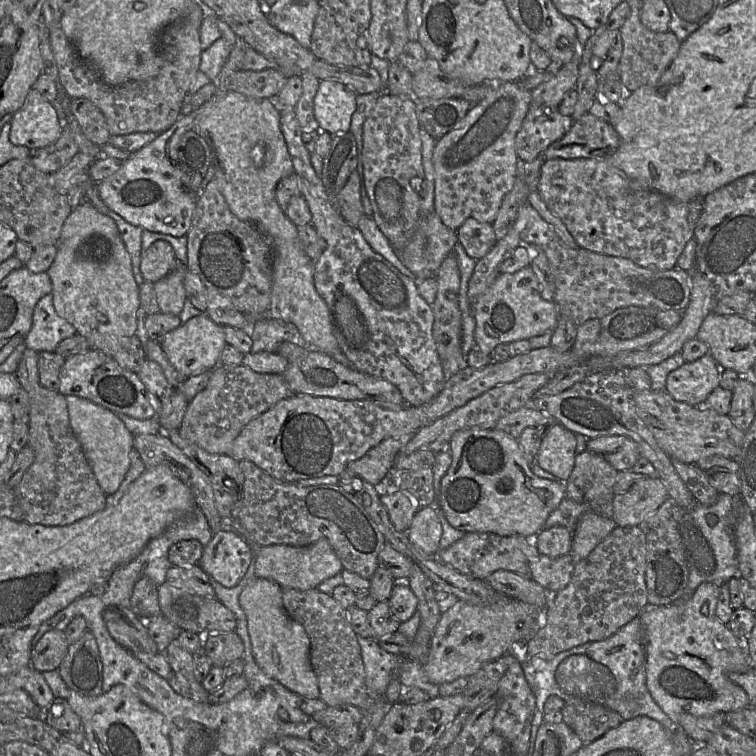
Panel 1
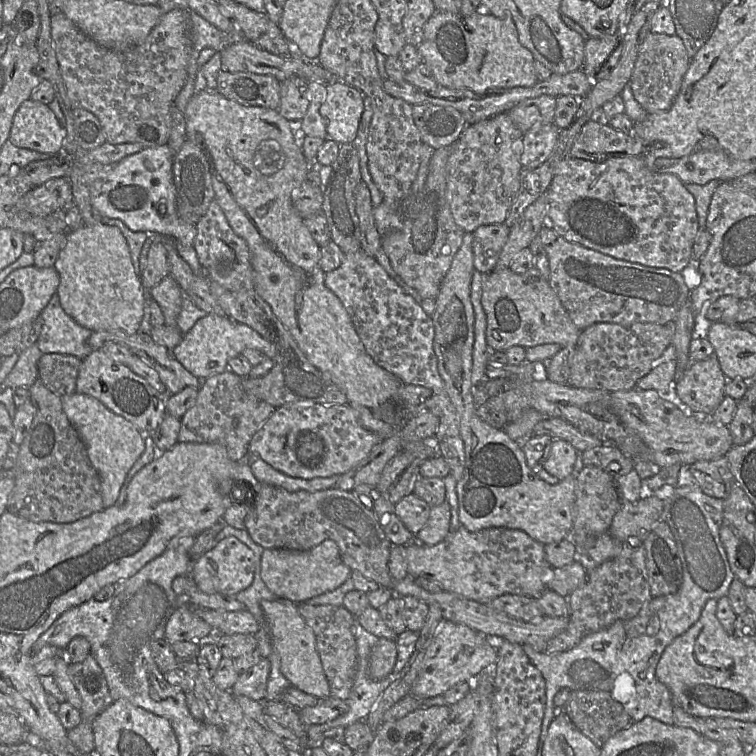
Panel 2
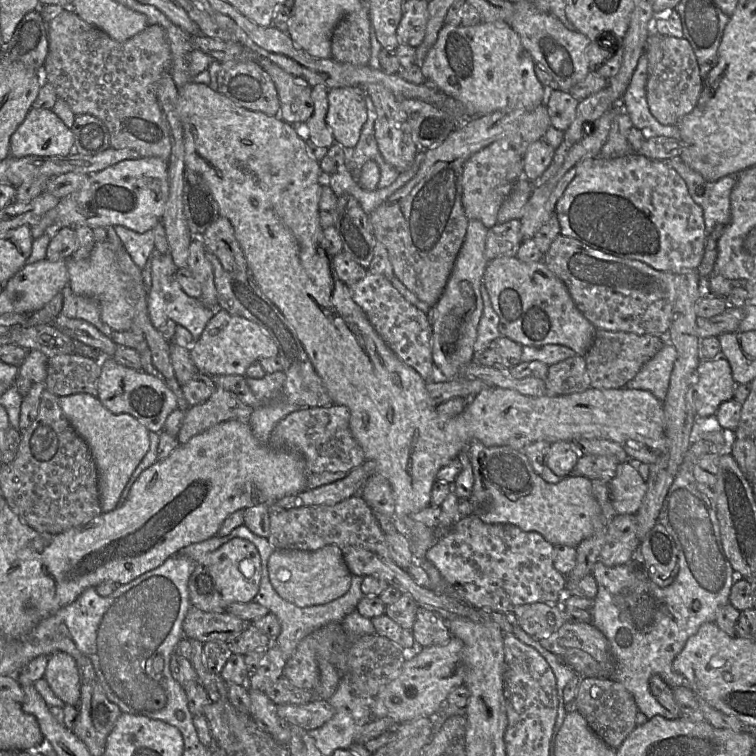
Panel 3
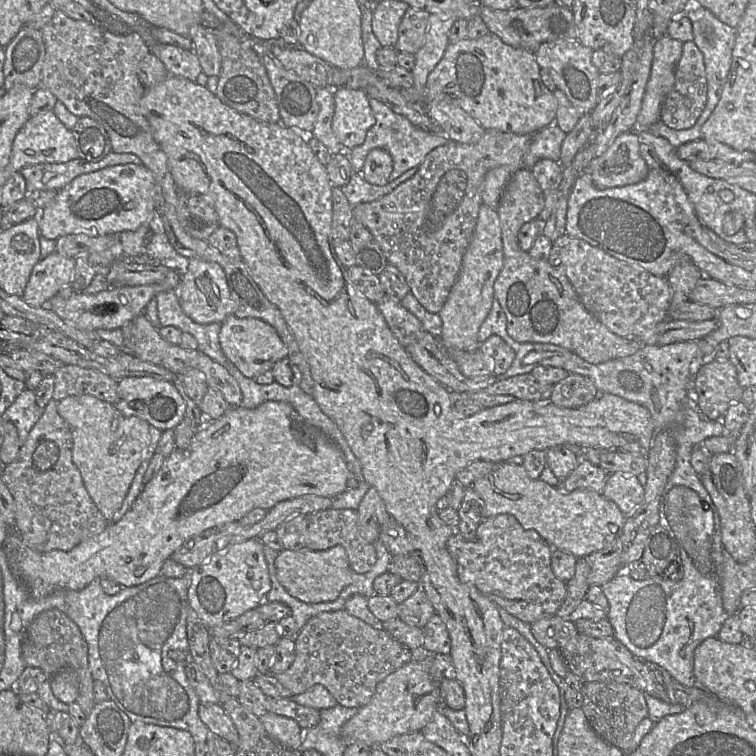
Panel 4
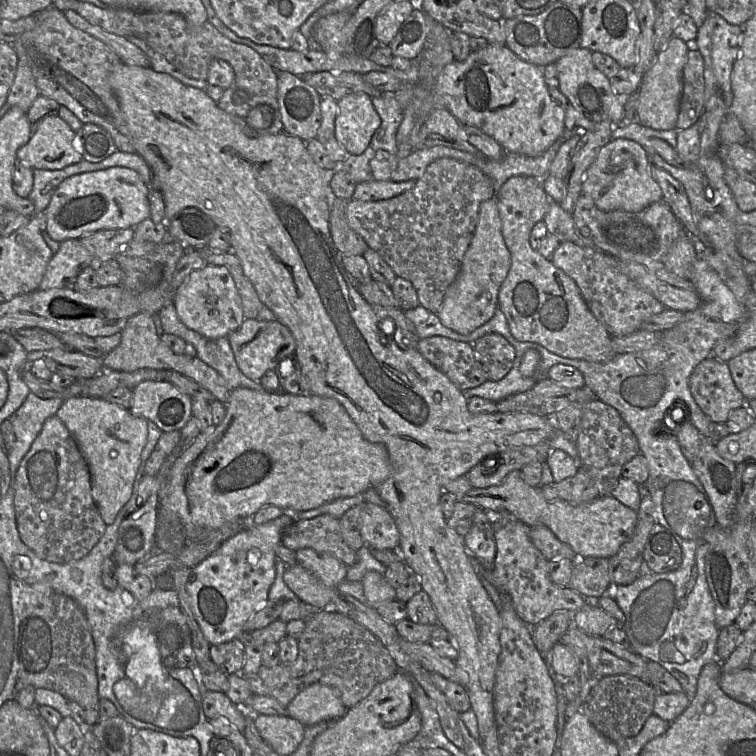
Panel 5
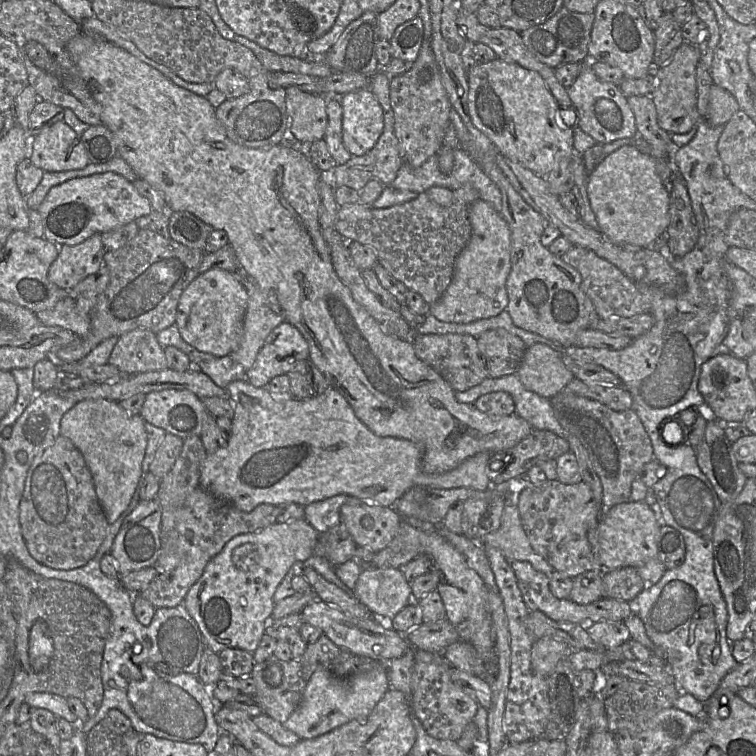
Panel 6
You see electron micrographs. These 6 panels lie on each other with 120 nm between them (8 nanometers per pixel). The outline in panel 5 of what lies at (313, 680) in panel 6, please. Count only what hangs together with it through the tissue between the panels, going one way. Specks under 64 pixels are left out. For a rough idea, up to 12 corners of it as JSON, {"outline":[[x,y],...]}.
{"outline":[[313,683],[287,706],[306,726],[347,712],[334,688]]}

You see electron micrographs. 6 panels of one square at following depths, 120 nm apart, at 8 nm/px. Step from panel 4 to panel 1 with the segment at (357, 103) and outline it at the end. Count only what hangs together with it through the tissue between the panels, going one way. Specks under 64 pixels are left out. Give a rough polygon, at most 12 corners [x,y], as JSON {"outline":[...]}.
{"outline":[[320,80],[314,115],[320,131],[350,131],[357,93]]}

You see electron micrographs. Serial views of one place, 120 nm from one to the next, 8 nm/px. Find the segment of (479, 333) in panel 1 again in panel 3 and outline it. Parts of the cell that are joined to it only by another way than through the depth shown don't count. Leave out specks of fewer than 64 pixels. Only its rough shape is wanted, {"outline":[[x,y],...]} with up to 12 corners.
{"outline":[[543,260],[488,262],[501,337],[585,357],[597,328]]}

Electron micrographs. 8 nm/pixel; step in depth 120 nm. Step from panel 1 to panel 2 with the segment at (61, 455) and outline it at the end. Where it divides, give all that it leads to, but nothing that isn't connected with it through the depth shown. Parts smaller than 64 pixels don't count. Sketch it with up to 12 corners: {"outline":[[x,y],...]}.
{"outline":[[39,379],[7,510],[70,523],[101,511],[99,475]]}

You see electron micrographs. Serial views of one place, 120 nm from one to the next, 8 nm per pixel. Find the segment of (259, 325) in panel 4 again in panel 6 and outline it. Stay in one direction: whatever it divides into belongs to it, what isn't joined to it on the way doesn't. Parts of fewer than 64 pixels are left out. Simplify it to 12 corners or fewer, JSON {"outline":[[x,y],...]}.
{"outline":[[288,322],[274,328],[245,372],[255,387],[309,359]]}

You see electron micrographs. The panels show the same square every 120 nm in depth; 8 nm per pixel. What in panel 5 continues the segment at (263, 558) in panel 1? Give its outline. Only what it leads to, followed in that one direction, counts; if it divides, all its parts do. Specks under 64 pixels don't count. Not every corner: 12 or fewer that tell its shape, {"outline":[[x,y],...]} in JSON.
{"outline":[[297,550],[283,579],[302,602],[331,603],[349,567],[331,554]]}

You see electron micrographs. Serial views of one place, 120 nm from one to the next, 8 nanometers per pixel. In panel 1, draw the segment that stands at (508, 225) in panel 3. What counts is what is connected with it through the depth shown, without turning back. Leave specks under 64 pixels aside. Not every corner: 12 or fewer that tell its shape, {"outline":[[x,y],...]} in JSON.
{"outline":[[468,218],[458,242],[474,260],[497,239],[490,223]]}

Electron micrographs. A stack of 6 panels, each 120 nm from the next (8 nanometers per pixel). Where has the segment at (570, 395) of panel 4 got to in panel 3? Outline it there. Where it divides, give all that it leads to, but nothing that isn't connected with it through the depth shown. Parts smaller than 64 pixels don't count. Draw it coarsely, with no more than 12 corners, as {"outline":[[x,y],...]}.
{"outline":[[576,354],[549,366],[546,395],[591,387],[585,358]]}

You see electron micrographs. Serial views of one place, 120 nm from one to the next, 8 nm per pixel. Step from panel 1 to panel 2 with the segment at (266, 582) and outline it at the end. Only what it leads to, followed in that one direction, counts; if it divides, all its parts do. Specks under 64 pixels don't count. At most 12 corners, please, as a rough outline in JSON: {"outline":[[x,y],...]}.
{"outline":[[284,598],[260,606],[282,674],[319,700],[330,686],[314,632]]}

